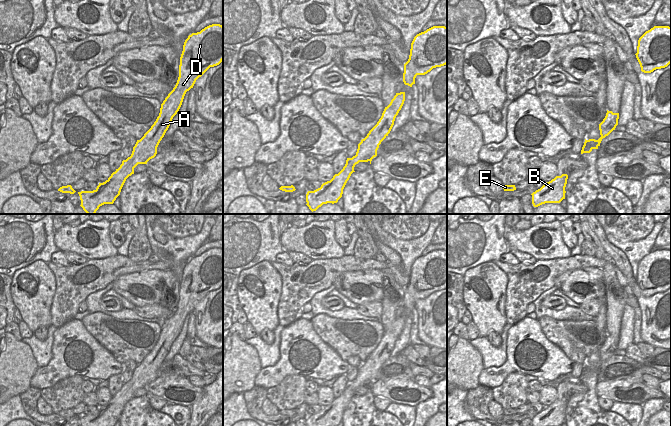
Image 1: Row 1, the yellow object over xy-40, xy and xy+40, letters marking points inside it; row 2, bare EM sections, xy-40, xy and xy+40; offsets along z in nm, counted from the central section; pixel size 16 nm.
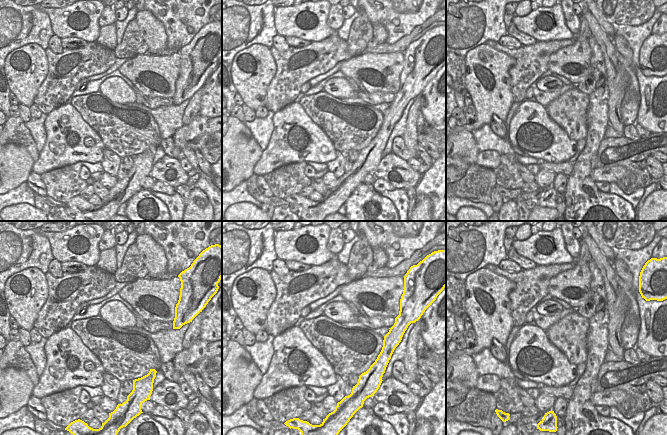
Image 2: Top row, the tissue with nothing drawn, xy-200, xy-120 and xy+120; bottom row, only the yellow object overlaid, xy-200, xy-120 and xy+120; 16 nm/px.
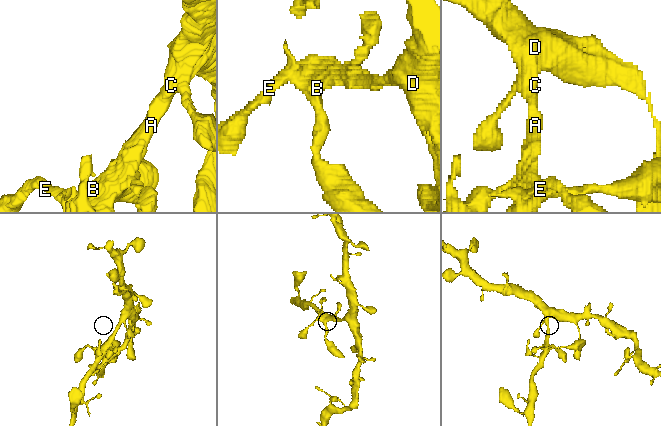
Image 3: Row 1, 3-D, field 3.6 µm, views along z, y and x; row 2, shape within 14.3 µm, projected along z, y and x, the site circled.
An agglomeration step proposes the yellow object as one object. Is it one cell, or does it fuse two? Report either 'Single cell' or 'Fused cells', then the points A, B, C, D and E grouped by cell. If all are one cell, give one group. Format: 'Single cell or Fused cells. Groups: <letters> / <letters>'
Single cell. Groups: A B C D E.

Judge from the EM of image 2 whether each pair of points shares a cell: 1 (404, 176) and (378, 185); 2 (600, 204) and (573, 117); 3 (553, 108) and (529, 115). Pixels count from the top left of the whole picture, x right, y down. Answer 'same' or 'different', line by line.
1: different
2: different
3: different

